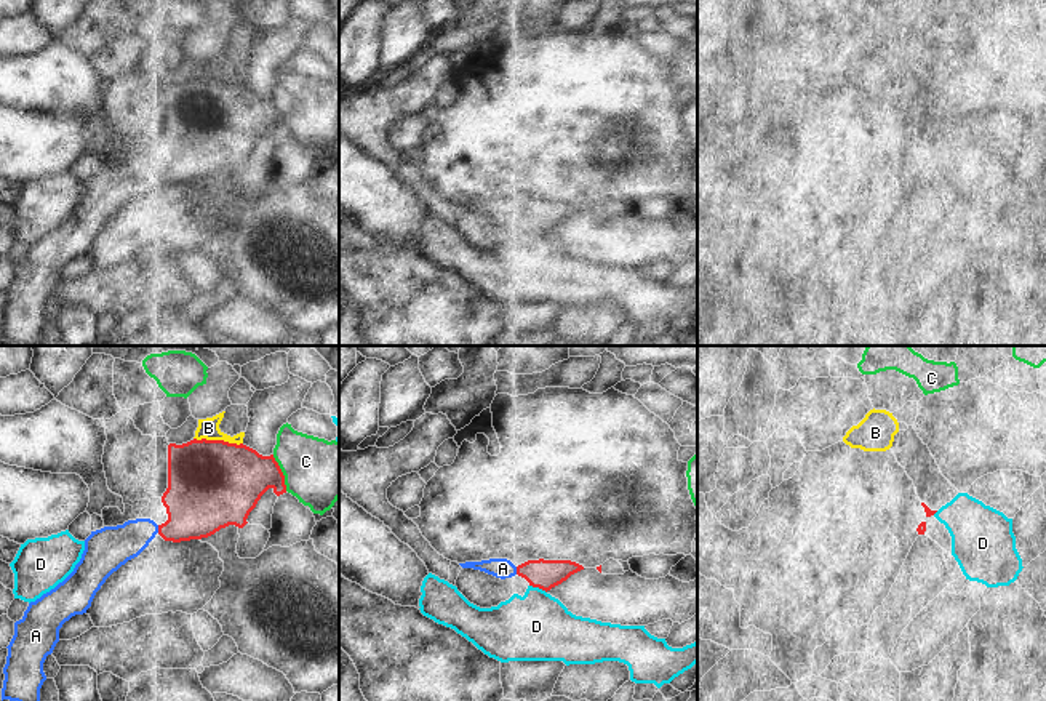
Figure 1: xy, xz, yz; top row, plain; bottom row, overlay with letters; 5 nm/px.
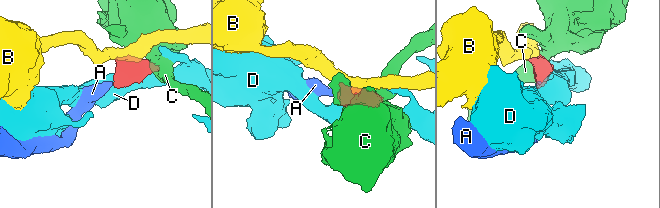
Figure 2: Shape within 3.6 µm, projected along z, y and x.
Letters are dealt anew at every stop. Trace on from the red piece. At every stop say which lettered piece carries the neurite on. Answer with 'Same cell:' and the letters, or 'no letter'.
Same cell: A

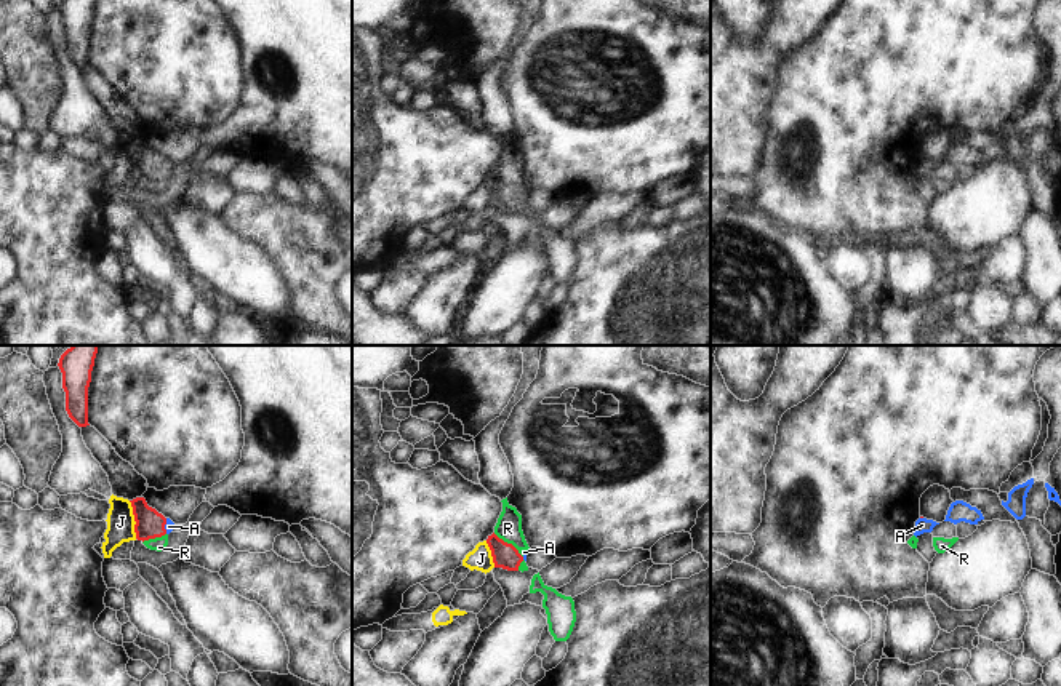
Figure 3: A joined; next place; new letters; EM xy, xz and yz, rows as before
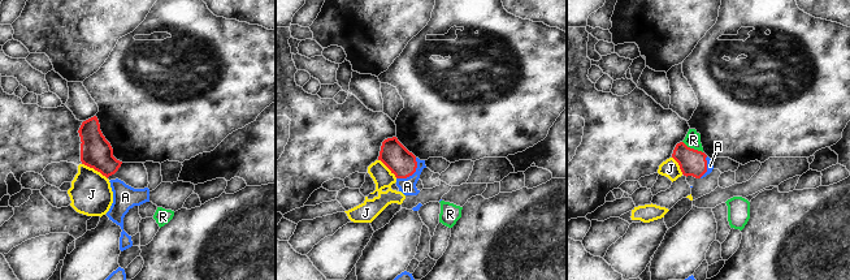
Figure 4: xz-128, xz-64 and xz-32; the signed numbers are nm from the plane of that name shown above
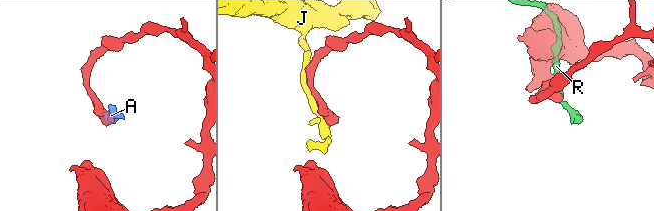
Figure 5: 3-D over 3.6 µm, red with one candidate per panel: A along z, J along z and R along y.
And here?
Same cell: A

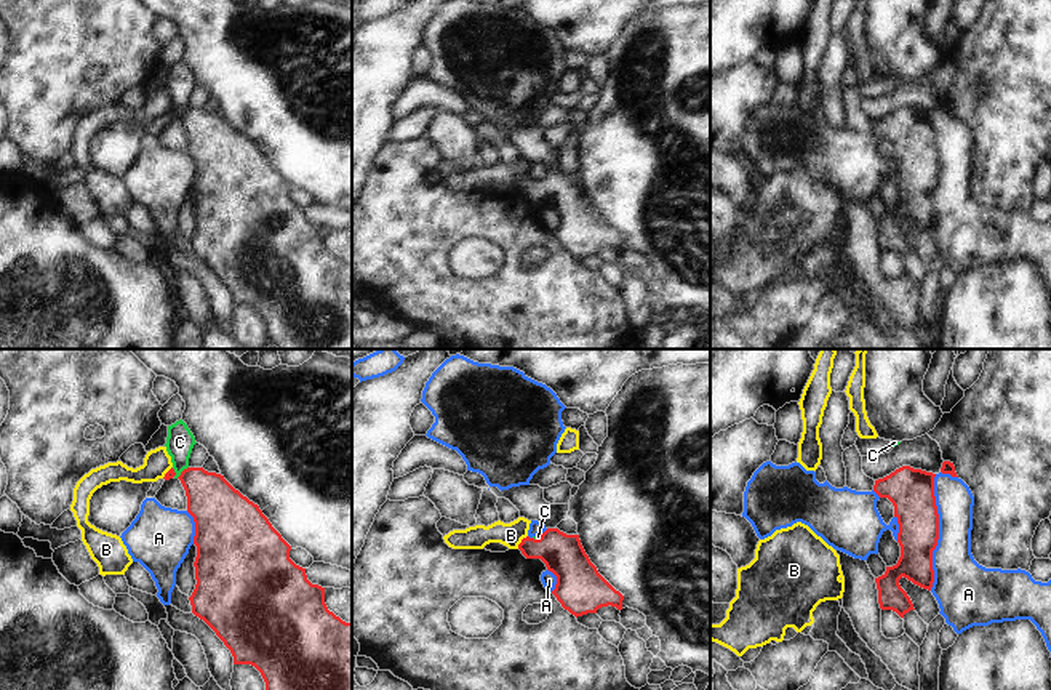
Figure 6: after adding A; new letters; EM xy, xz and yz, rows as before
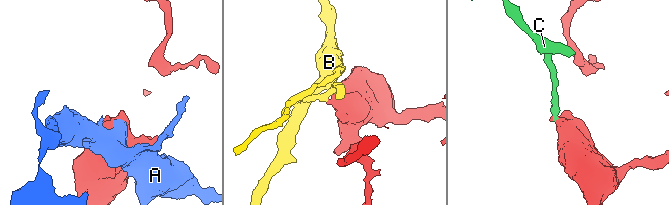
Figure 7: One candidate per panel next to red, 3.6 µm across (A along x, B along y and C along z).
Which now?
Same cell: no letter

